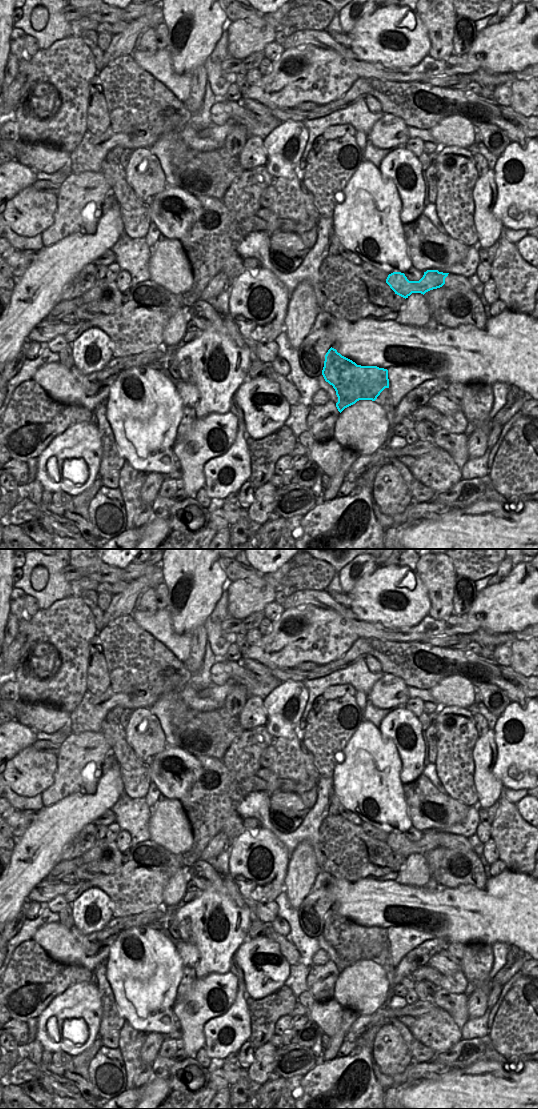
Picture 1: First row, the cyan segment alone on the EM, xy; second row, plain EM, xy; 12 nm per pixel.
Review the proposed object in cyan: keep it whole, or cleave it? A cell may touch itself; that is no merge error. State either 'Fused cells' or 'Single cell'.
Fused cells

